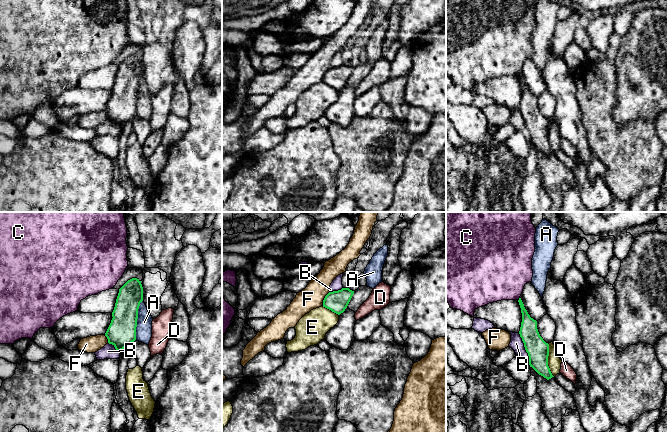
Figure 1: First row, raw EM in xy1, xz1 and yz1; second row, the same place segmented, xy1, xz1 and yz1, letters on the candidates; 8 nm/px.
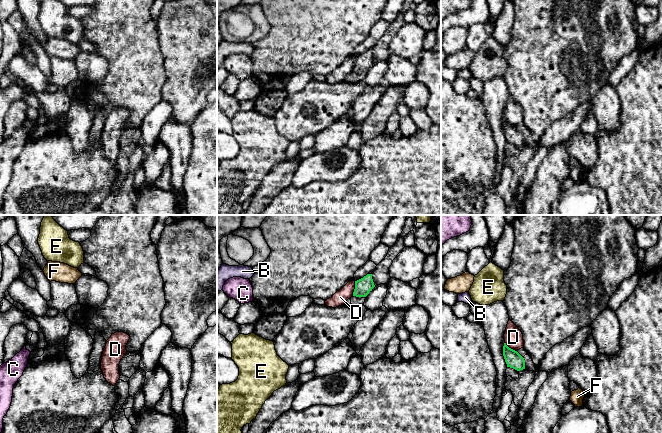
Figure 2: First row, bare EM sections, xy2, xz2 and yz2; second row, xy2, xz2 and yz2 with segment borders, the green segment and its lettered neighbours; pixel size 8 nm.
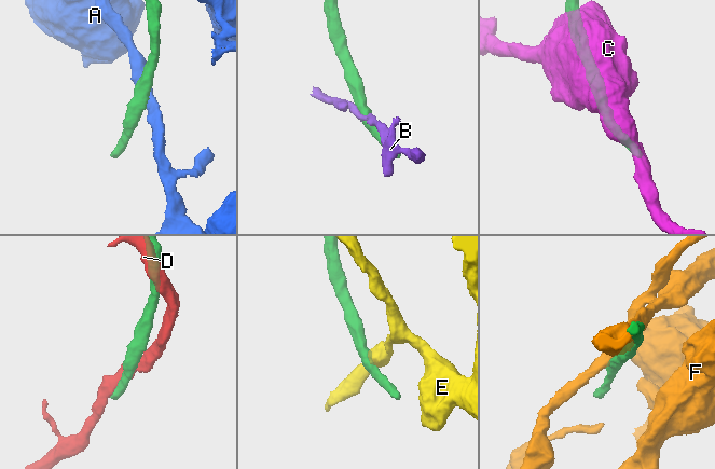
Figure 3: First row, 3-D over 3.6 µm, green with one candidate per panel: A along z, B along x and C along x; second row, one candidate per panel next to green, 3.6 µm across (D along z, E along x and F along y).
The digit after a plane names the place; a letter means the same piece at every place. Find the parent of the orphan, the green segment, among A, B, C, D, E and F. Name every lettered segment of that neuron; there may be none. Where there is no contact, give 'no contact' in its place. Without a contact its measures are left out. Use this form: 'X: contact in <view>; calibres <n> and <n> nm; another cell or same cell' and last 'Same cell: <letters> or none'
A: contact in xy1; calibres 220 and 130 nm; another cell
B: contact in yz1; calibres 180 and 110 nm; another cell
C: contact in yz1; calibres 130 and 420 nm; another cell
D: contact in xz2; calibres 140 and 110 nm; another cell
E: contact in yz1; calibres 180 and 110 nm; another cell
F: contact in xz1; calibres 180 and 180 nm; another cell
Same cell: none

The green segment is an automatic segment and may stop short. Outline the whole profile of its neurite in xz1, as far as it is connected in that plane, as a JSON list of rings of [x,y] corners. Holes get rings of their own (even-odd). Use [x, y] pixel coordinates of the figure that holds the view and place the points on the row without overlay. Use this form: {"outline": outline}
{"outline": [[[342,64],[338,67],[329,68],[323,76],[323,83],[340,91],[347,84],[353,70],[354,67],[349,64]]]}

